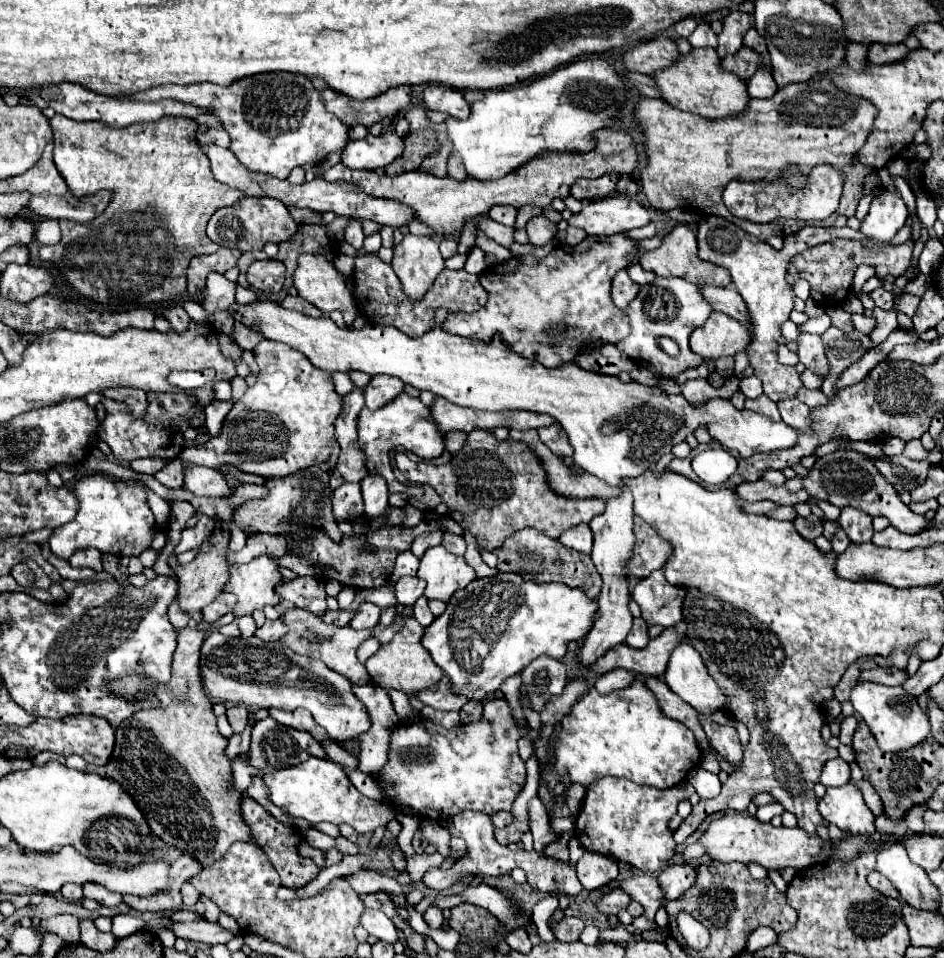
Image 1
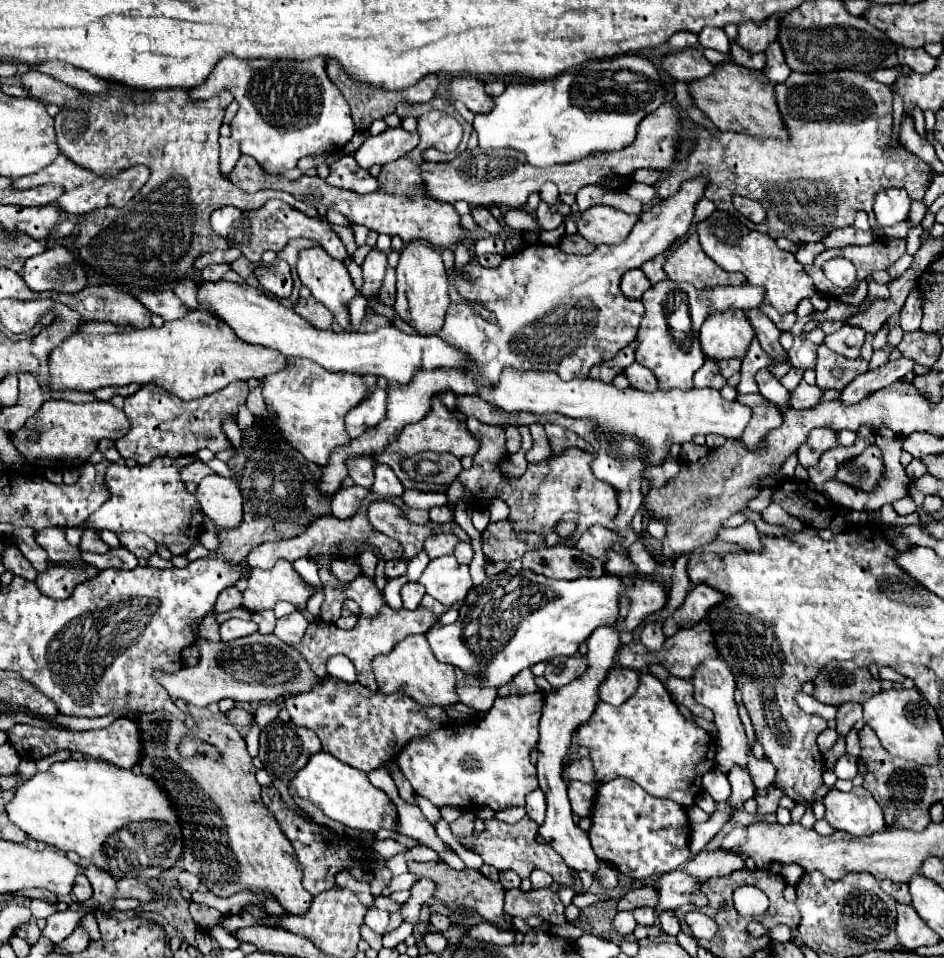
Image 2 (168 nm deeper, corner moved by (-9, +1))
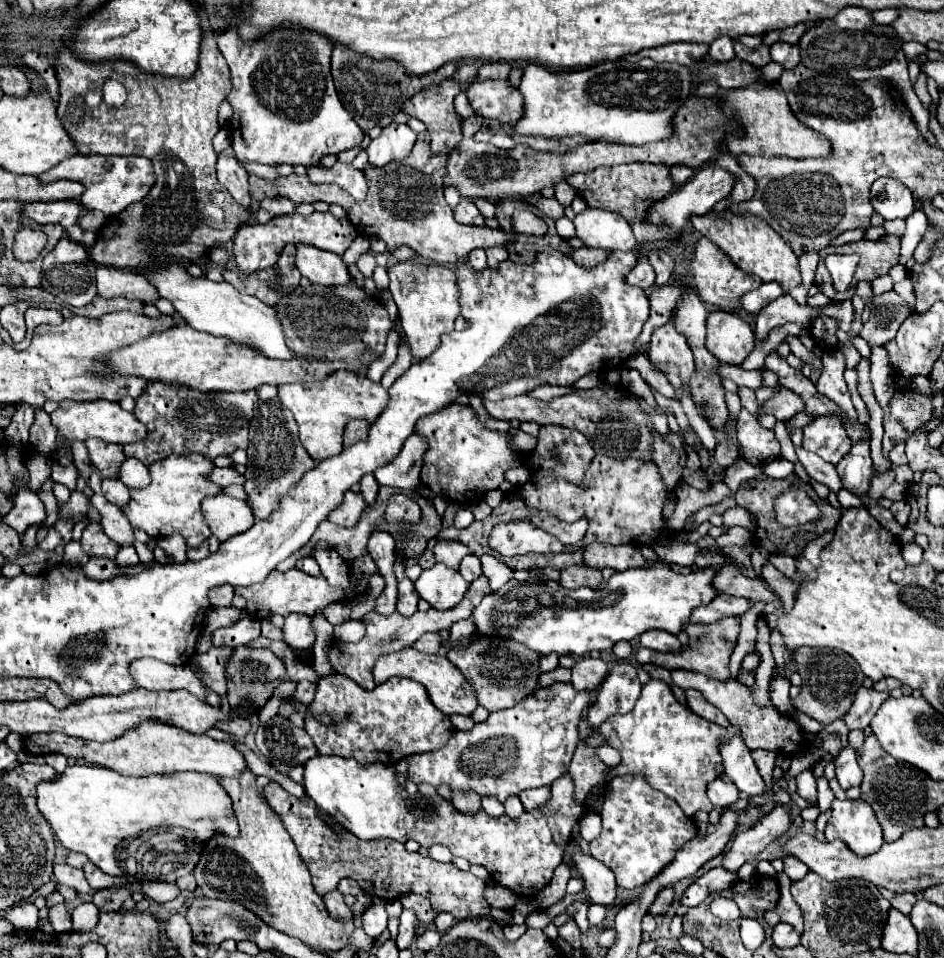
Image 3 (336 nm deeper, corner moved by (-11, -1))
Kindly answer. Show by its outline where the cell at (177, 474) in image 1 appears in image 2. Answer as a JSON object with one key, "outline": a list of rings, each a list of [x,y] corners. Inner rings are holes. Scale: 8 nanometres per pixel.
{"outline":[[[194,461],[192,465],[186,465],[184,469],[180,469],[180,477],[182,477],[182,481],[184,483],[188,483],[188,481],[194,481],[194,483],[200,483],[208,473],[212,473],[212,469],[210,467],[206,467],[202,461]]]}

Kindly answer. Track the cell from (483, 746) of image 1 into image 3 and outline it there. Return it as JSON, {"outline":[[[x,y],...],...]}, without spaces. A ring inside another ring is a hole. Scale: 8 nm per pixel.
{"outline":[[[554,683],[546,689],[536,689],[534,695],[518,703],[516,707],[490,713],[484,723],[476,723],[472,731],[456,731],[446,747],[438,751],[428,751],[422,755],[410,755],[410,779],[414,783],[448,785],[452,789],[472,789],[484,795],[494,795],[498,801],[506,801],[508,795],[518,795],[526,787],[552,785],[558,777],[566,775],[572,753],[580,741],[578,723],[582,711],[590,705],[590,691],[576,691],[572,683]]]}

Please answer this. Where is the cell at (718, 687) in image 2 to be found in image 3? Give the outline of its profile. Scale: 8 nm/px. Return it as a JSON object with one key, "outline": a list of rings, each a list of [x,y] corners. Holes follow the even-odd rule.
{"outline":[[[732,735],[728,743],[722,745],[722,759],[726,767],[726,775],[736,783],[736,787],[754,797],[754,795],[764,795],[766,793],[766,783],[762,781],[750,749],[744,747],[744,741],[738,735]]]}

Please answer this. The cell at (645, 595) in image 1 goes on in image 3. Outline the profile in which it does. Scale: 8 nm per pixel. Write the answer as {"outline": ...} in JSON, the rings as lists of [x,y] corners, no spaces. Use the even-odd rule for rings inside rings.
{"outline":[[[718,595],[714,597],[708,605],[702,605],[694,609],[692,613],[692,623],[714,623],[718,619],[730,617],[730,615],[744,615],[752,607],[750,599],[744,597],[734,597],[734,595]]]}

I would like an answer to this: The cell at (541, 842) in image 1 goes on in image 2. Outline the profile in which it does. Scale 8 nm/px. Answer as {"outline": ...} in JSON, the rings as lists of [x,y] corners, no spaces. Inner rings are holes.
{"outline":[[[540,789],[532,791],[528,795],[528,801],[526,801],[526,813],[532,821],[536,821],[538,825],[544,823],[544,813],[546,813],[546,805],[544,805],[544,793],[540,793]]]}

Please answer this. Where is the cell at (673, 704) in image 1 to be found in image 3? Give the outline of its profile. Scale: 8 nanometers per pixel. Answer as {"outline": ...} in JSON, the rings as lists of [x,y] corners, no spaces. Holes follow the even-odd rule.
{"outline":[[[686,689],[686,701],[688,701],[688,707],[690,707],[696,715],[700,715],[700,717],[716,723],[716,725],[730,727],[730,721],[720,713],[720,709],[716,709],[712,703],[708,703],[708,701],[702,697],[700,691],[696,691],[696,689]]]}

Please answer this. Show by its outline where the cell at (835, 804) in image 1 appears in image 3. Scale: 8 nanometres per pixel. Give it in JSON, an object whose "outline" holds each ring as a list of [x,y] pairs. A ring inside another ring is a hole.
{"outline":[[[834,801],[832,803],[832,817],[826,825],[826,841],[840,839],[846,843],[850,851],[860,857],[872,855],[882,847],[882,827],[874,819],[874,811],[870,805],[856,801]]]}

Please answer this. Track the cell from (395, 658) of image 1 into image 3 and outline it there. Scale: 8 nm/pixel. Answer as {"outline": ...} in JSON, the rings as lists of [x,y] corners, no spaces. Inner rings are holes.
{"outline":[[[406,647],[406,649],[400,649],[400,651],[394,651],[394,653],[378,657],[378,661],[374,665],[373,675],[376,685],[385,683],[390,677],[394,677],[394,675],[420,681],[426,688],[432,703],[445,715],[460,714],[471,716],[472,711],[478,707],[478,699],[476,699],[474,689],[470,687],[466,677],[446,657],[426,655],[426,653],[414,651],[412,647]]]}

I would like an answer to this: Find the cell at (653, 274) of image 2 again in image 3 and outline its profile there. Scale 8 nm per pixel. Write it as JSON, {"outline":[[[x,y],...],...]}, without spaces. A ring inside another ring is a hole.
{"outline":[[[652,249],[648,253],[648,259],[656,271],[656,285],[666,285],[674,269],[674,259],[664,249]]]}

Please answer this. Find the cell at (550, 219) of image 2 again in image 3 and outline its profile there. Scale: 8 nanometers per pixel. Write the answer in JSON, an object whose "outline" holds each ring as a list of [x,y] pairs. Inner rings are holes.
{"outline":[[[540,197],[536,201],[536,207],[538,207],[538,211],[542,211],[544,215],[548,215],[552,219],[560,219],[564,215],[564,207],[556,199],[544,199],[544,197]]]}

